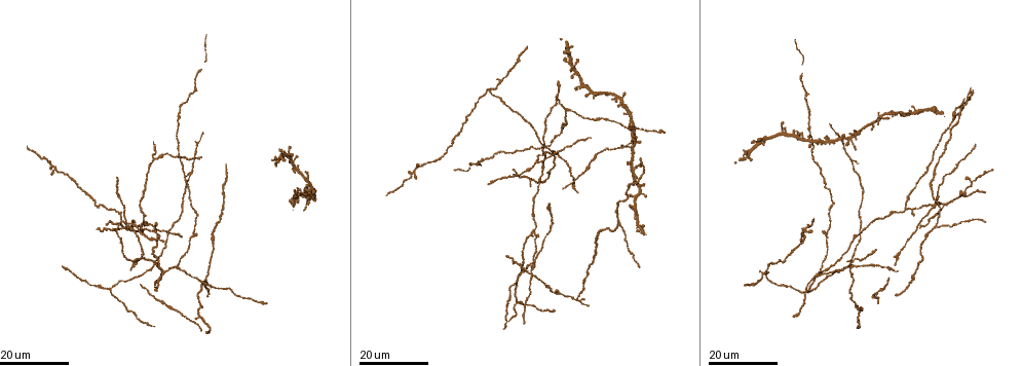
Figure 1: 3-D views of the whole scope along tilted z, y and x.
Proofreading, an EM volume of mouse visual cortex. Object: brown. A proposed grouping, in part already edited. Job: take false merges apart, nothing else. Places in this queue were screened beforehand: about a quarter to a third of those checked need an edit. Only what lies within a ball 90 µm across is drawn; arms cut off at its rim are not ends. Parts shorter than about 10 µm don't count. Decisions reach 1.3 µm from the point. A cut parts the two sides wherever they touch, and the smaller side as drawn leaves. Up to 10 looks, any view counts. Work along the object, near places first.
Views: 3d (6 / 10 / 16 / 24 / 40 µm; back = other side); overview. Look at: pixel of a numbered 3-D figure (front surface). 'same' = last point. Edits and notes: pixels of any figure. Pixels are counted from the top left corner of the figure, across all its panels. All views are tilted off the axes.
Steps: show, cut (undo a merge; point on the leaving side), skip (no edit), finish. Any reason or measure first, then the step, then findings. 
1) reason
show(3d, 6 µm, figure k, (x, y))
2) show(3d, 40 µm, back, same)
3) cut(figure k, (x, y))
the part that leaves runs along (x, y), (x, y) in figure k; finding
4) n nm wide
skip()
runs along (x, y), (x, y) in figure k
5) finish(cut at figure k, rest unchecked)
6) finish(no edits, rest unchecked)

three arms meet
show(3d, 16 µm, figure 1, (908, 210))

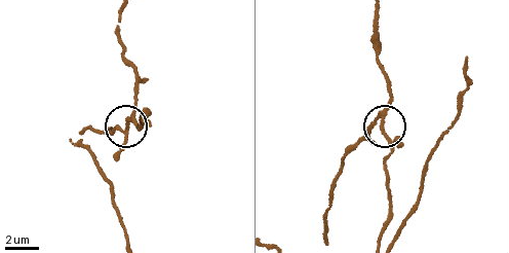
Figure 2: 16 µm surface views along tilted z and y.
show(3d, 6 µm, figure 2, (383, 116))

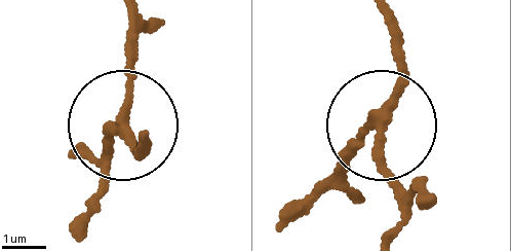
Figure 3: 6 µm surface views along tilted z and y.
skip()
runs along (381, 12), (398, 77), (379, 154), (398, 226) in figure 3; one neuron here

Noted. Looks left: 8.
looks like a crossing
show(3d, 16 µm, figure 1, (153, 262))

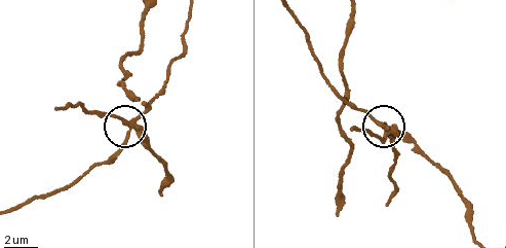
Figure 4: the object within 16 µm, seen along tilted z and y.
show(3d, 6 µm, figure 4, (129, 132))

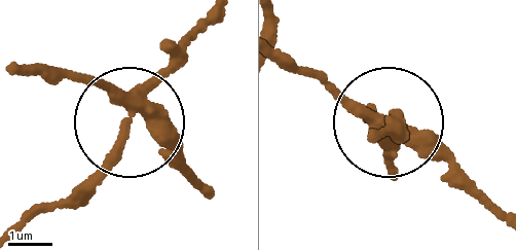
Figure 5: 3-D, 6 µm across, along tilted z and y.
280 nm wide
cut(figure 5, (177, 58))
the part that leaves runs along (132, 101), (212, 9) in figure 5; two neurons meet here

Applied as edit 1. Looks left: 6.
show(overview)

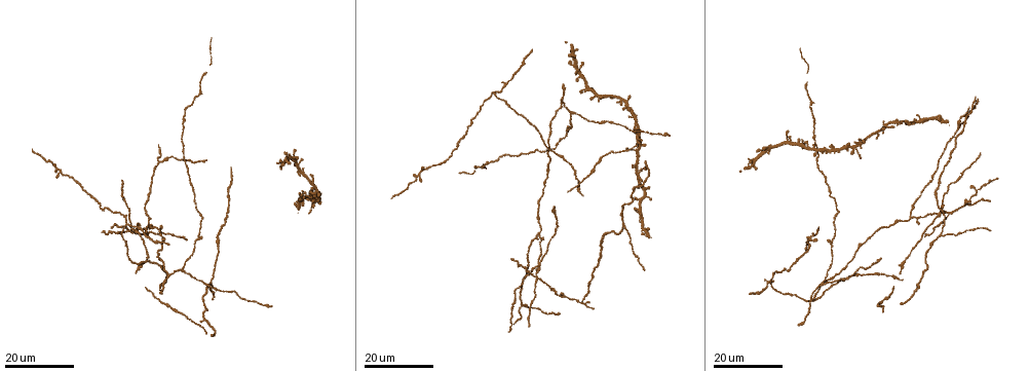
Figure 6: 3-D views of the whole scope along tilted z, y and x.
show(3d, 16 µm, figure 6, (539, 265))

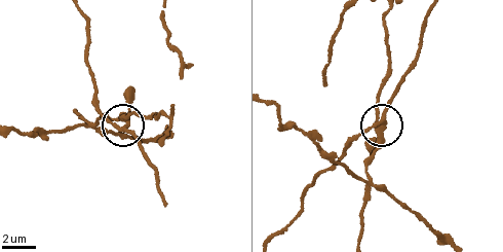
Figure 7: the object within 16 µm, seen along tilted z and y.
show(3d, 6 µm, figure 7, (385, 122))

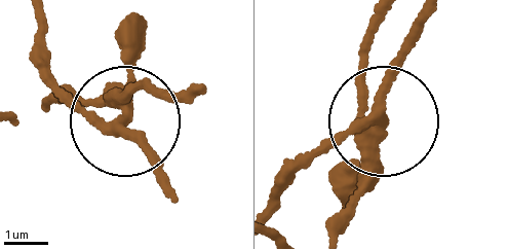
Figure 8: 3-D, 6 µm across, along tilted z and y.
skip()
runs along (386, 9), (364, 82), (374, 135), (348, 220) in figure 8; all the same neuron

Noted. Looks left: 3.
three-way junction
show(3d, 24 µm, figure 6, (623, 226))

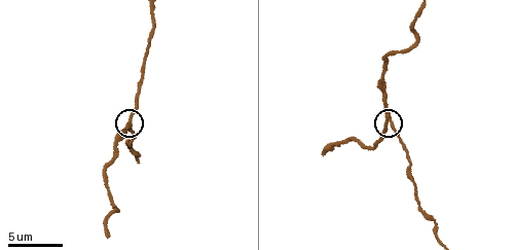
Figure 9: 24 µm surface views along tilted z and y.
closer look
show(3d, 10 µm, figure 9, (388, 116))

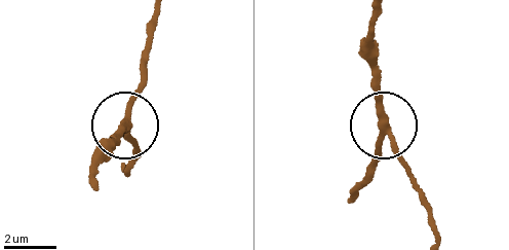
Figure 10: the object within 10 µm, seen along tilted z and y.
3 arms
skip()
continuous, no second neuron

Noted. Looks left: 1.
finish(cut at figure 5, rest unchecked)

